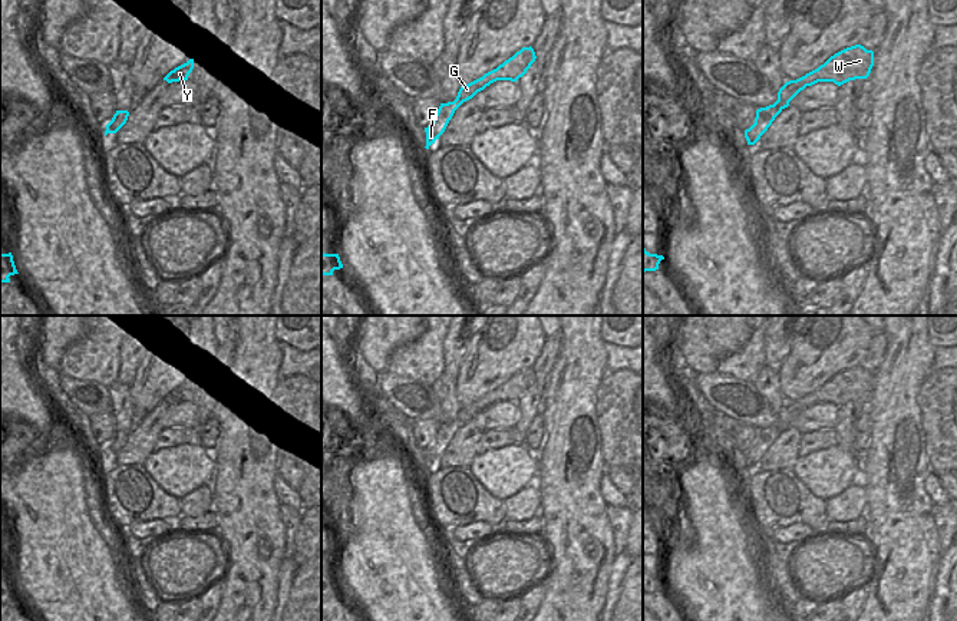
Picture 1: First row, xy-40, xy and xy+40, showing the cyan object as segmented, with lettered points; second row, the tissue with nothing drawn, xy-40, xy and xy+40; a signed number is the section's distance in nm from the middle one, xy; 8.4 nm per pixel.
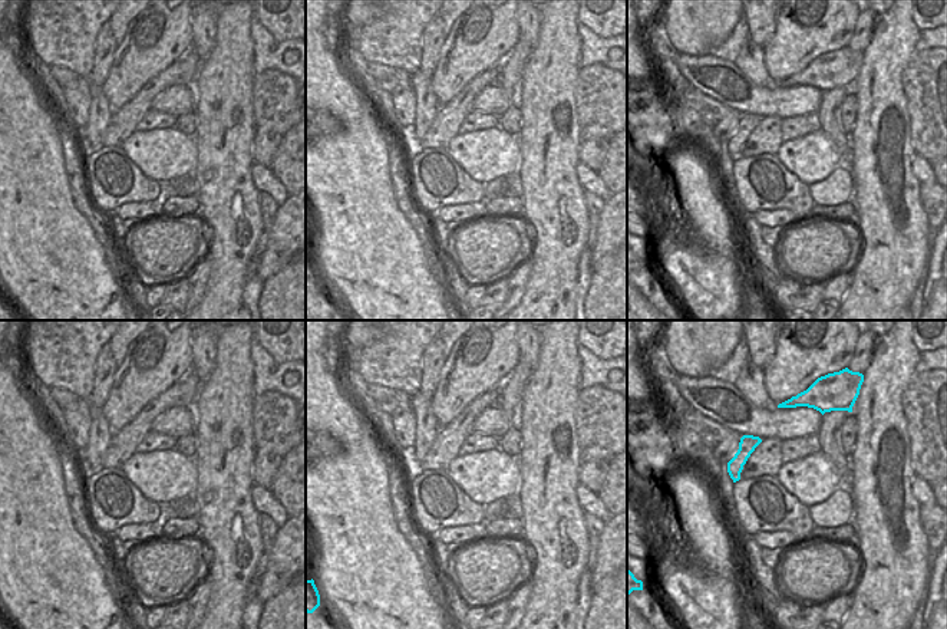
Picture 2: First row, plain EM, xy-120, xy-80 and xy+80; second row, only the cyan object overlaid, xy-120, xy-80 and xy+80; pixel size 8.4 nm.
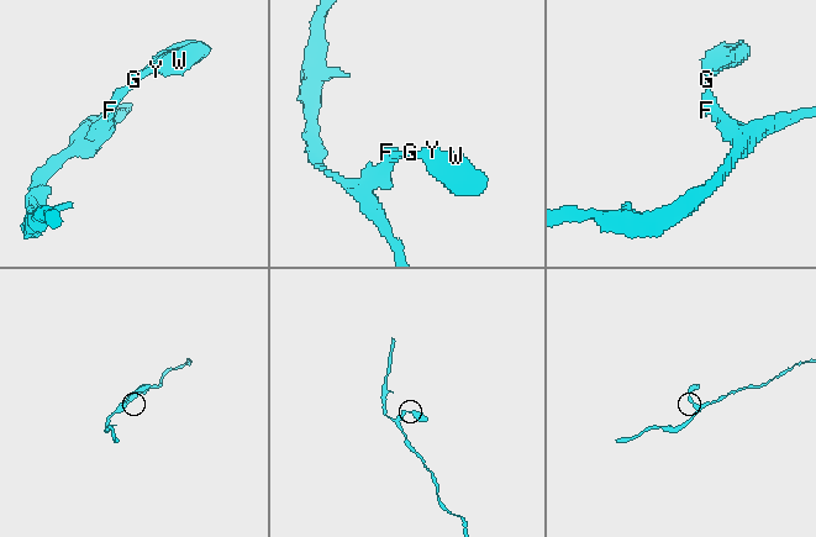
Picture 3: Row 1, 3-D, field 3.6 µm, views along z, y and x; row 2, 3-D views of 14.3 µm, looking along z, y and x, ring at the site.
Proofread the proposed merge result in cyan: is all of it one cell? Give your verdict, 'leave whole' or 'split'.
leave whole

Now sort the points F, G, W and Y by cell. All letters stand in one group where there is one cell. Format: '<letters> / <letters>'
F G W Y

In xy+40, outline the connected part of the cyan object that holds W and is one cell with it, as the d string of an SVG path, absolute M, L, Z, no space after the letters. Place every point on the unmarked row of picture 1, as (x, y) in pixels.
M861 366L847 369L831 377L818 390L805 397L786 403L778 413L773 426L756 432L755 445L745 452L748 466L755 466L768 452L775 439L789 427L789 423L806 407L818 403L834 403L841 407L849 402L867 400L874 387L874 373Z

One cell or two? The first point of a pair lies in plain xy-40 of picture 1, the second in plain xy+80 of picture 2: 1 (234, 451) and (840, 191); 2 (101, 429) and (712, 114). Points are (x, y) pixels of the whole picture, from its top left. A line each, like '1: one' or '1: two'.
1: two
2: two

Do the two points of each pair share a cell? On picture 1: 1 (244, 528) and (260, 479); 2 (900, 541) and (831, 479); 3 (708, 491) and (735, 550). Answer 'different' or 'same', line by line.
1: same
2: different
3: same

